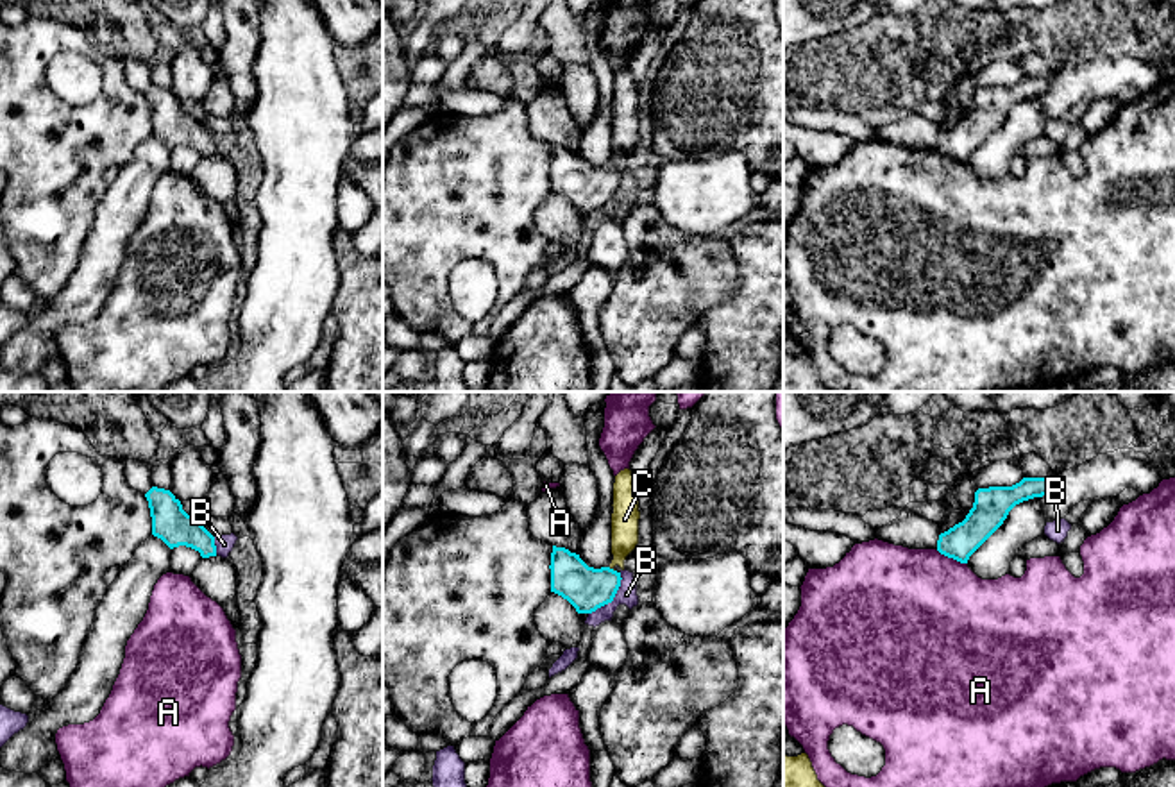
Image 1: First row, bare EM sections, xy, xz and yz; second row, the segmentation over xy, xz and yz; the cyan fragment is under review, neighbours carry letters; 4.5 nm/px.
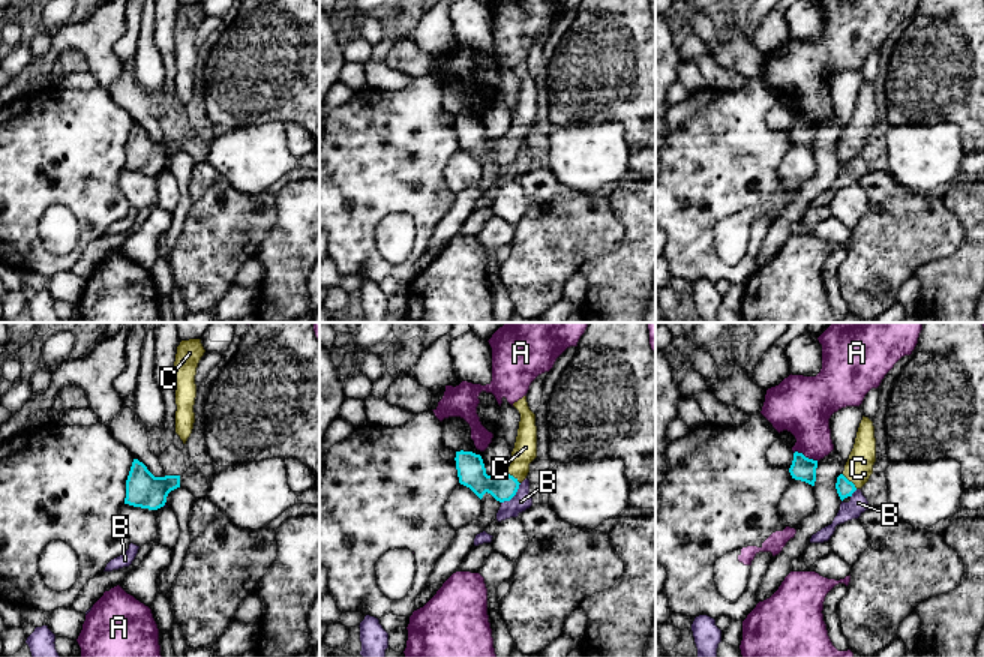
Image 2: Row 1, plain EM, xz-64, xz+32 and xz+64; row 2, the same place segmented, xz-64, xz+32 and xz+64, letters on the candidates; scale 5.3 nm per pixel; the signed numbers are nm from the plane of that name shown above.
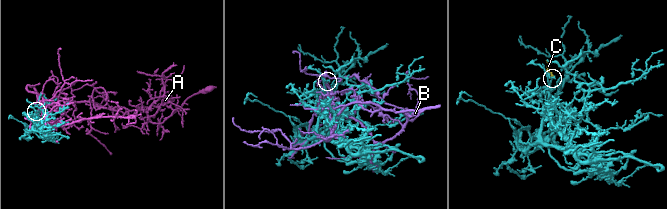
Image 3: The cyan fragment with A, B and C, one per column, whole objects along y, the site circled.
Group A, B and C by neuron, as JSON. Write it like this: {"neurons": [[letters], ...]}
{"neurons": [["A"], ["B"], ["C"]]}

